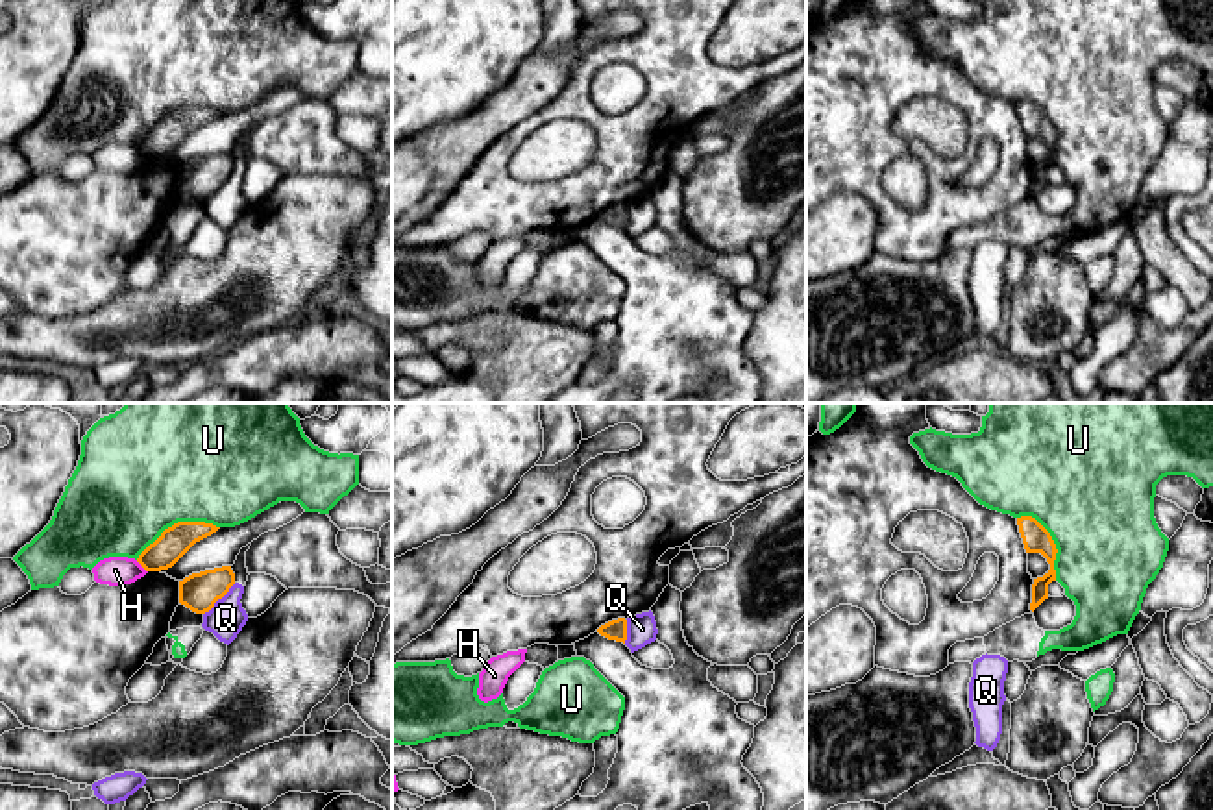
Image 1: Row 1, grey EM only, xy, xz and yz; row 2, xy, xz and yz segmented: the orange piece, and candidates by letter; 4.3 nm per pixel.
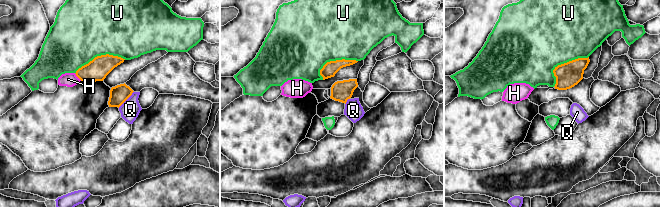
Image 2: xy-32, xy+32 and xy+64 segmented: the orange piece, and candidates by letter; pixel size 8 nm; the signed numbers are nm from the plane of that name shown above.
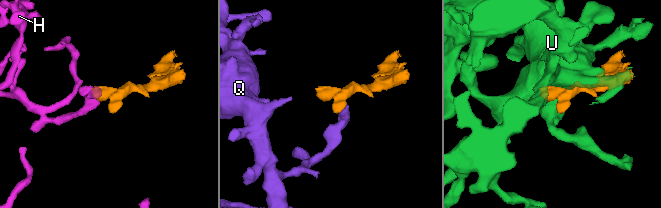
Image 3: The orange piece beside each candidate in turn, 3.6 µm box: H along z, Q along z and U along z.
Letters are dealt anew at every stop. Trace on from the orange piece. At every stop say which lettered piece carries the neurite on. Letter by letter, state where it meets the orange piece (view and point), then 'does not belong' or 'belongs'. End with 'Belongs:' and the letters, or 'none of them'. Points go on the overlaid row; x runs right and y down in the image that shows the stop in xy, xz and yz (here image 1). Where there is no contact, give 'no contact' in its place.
H: contact xy (141, 564); does not belong
Q: contact xy (219, 598); does not belong
U: contact xy (178, 522); does not belong
Belongs: none of them

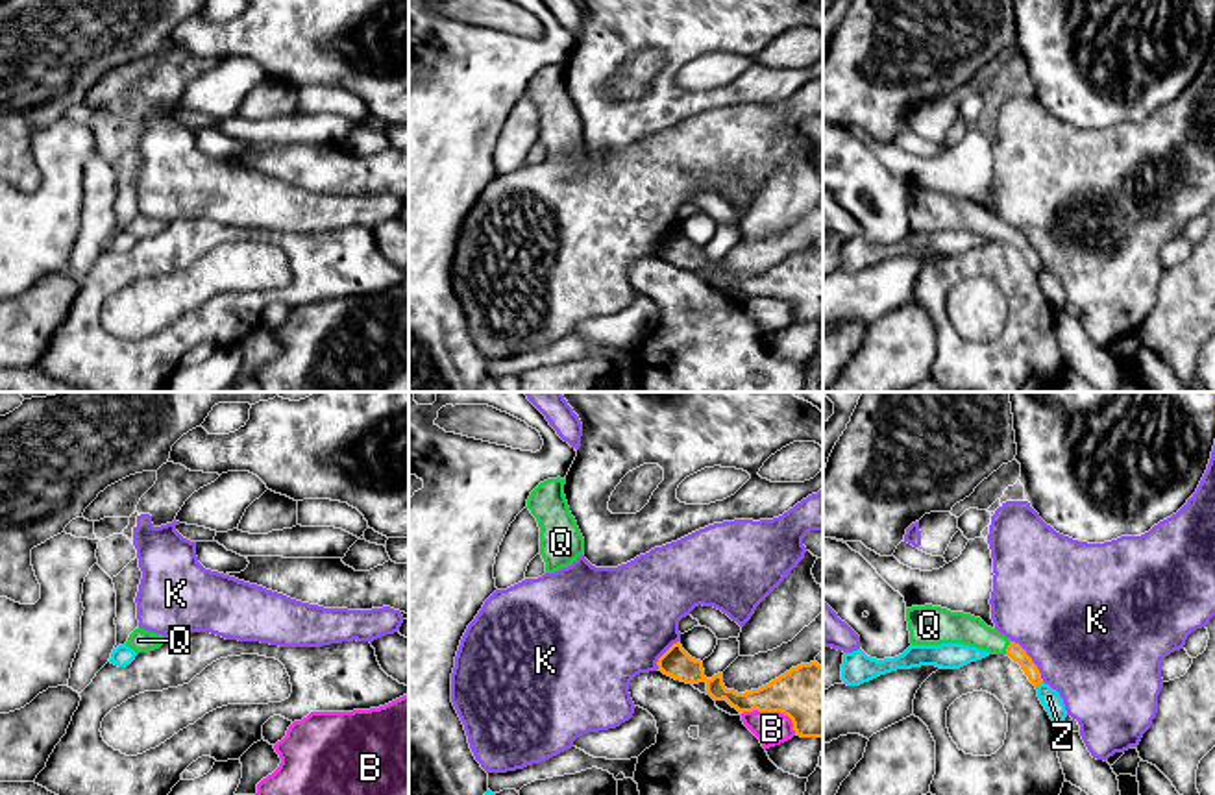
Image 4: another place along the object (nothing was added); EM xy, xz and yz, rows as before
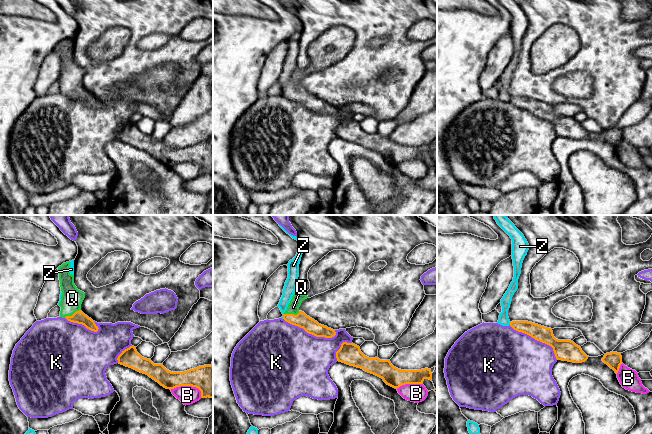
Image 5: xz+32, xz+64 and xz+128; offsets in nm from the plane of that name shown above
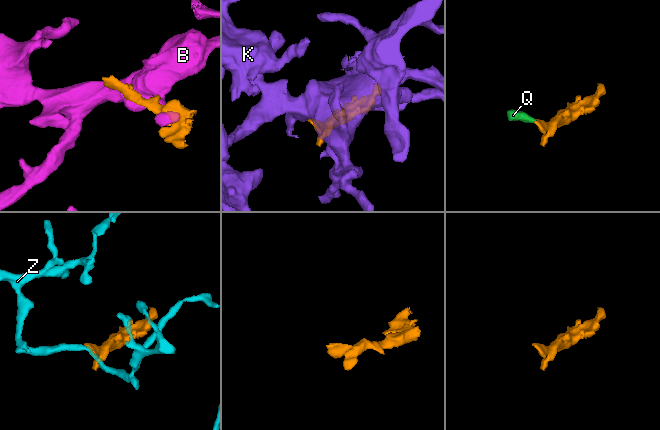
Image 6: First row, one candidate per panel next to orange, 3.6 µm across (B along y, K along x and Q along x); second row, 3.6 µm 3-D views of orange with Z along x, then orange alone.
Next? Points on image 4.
B: contact xz (773, 710); does not belong
K: contact yz (1030, 660); does not belong
Q: contact yz (1008, 648); belongs
Z: contact yz (1038, 684); does not belong
Belongs: Q

